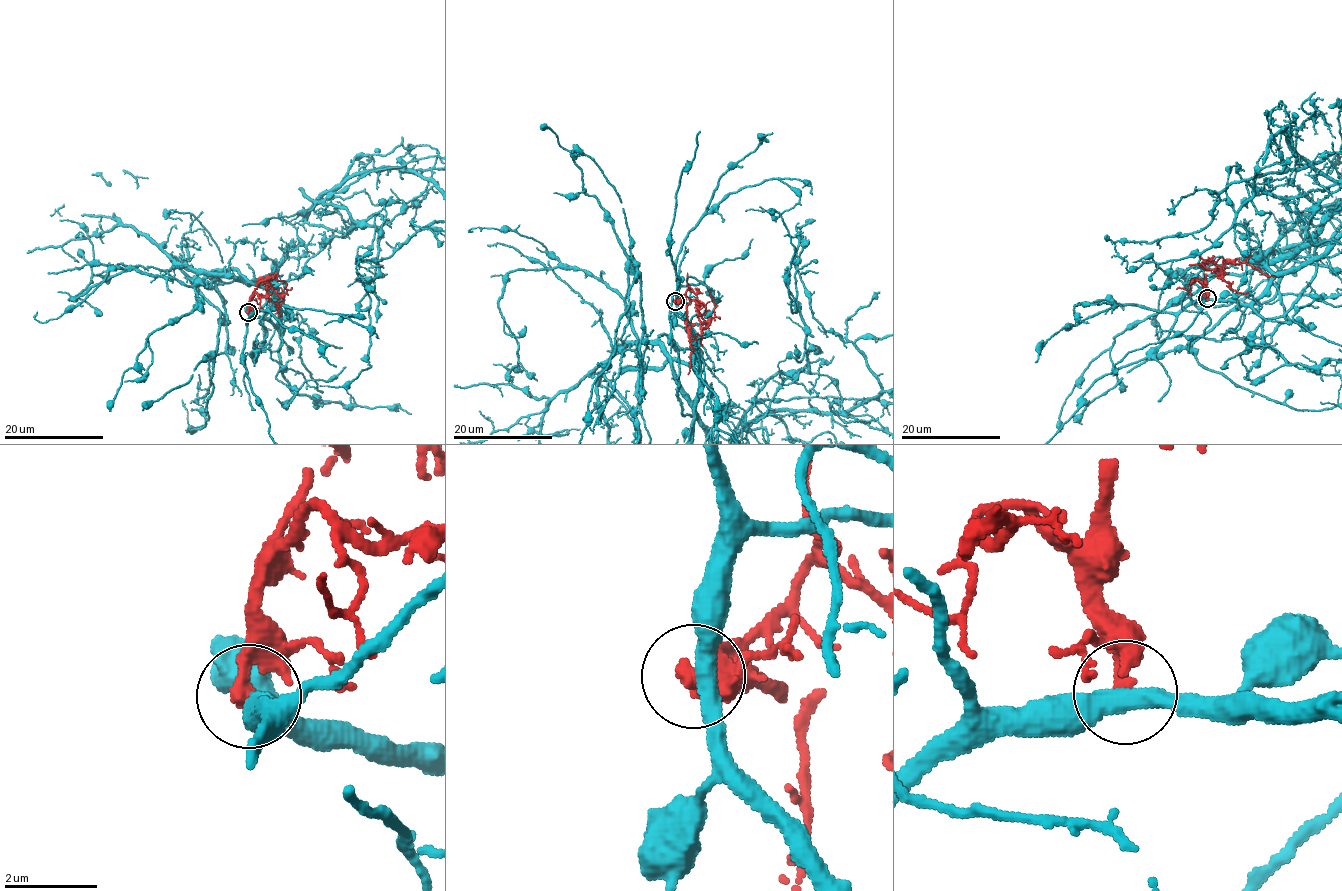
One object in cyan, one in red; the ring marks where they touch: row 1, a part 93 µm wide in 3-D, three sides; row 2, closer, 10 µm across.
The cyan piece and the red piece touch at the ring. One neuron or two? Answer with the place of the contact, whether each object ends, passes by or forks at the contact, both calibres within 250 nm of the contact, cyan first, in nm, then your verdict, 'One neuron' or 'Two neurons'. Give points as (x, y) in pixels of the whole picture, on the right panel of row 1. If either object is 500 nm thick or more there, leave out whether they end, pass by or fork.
Place: (1207, 298). At the ring cyan passes by. At the ring red ends. Thickness 420 nm (cyan) against 380 nm. Two neurons

